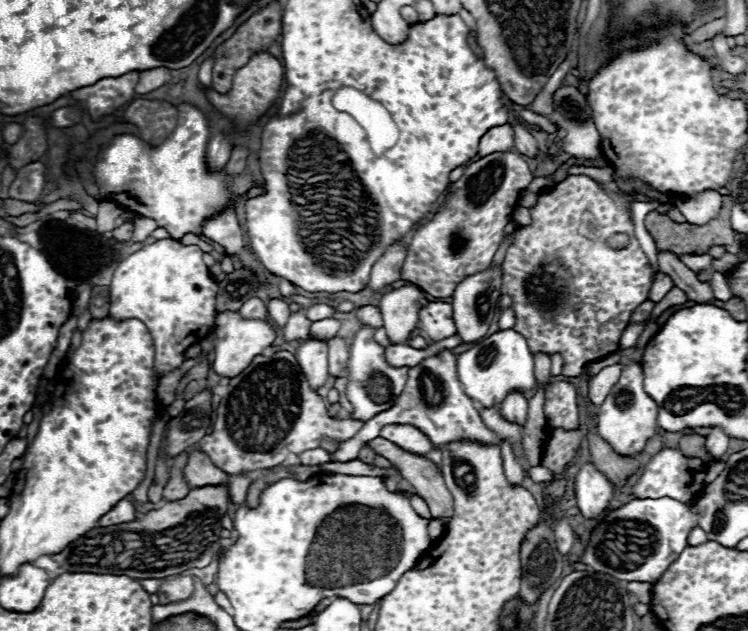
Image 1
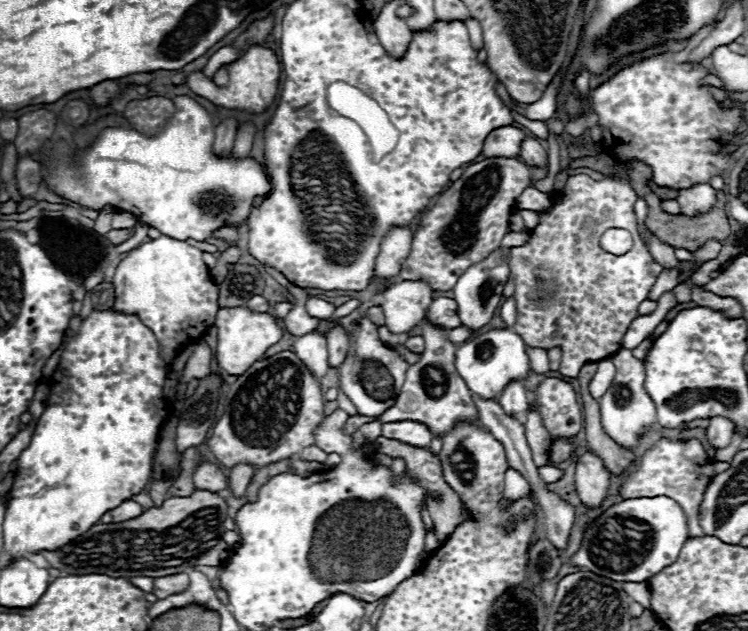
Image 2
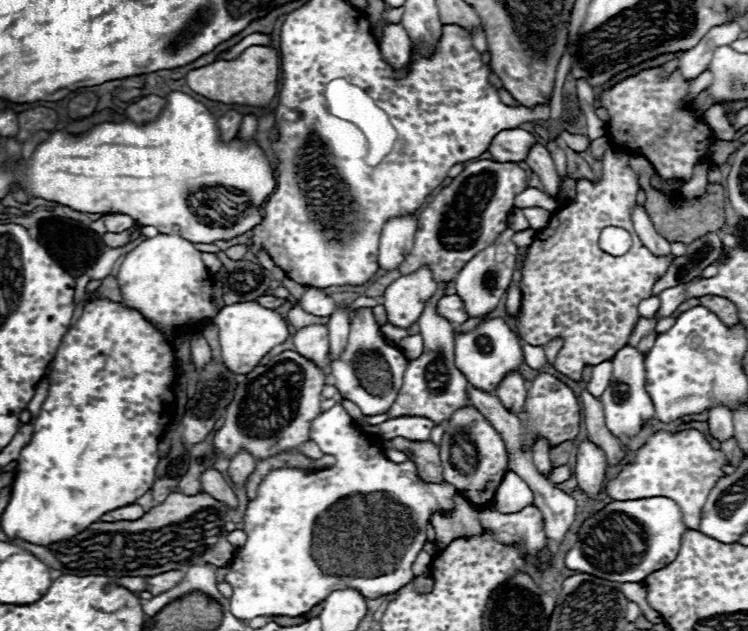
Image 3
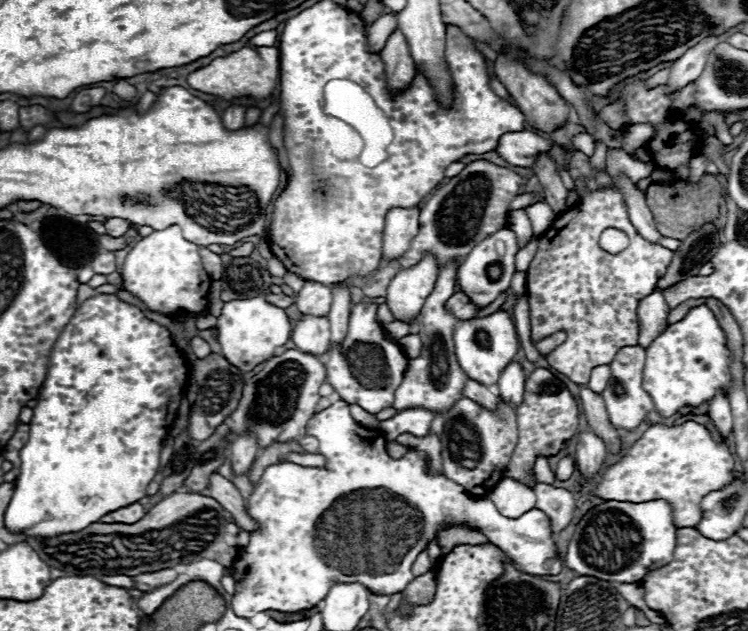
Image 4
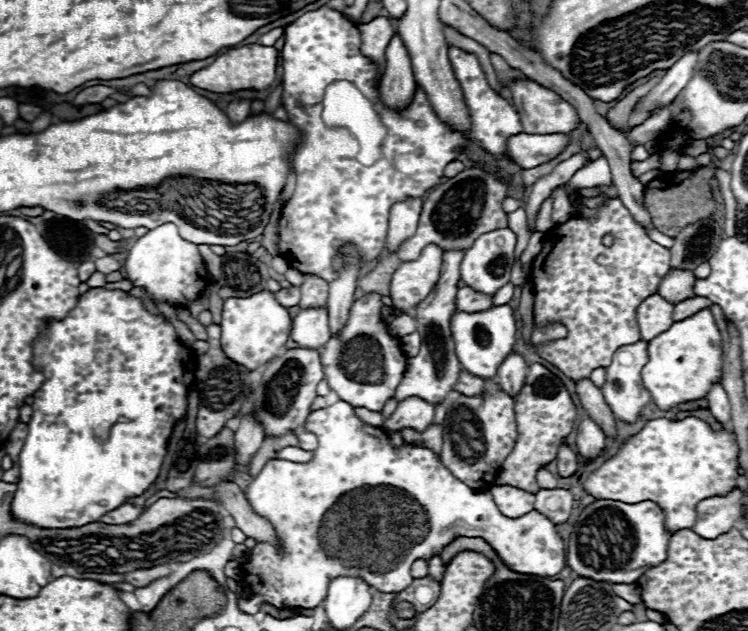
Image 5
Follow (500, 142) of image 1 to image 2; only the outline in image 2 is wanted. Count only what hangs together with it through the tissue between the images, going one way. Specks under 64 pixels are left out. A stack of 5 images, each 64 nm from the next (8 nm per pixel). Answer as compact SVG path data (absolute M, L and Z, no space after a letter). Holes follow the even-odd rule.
M504 126L488 134L482 154L488 158L520 158L522 140L528 134L514 126Z

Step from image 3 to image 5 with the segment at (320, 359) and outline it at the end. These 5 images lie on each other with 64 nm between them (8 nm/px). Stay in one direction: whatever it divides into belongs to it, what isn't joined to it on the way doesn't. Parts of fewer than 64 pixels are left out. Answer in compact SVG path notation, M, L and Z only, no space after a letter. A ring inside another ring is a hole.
M300 308L296 318L292 320L290 338L298 342L298 346L310 346L312 350L320 350L330 340L328 326L328 310L326 308Z

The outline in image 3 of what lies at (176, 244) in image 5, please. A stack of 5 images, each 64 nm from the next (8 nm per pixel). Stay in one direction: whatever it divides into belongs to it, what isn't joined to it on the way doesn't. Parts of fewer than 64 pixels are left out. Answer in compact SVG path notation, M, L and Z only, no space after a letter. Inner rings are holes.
M178 228L170 234L156 234L140 242L126 254L116 278L124 294L122 304L138 310L164 334L168 334L168 330L184 330L198 324L198 320L212 320L216 316L212 302L214 280L200 258L200 250L184 240Z

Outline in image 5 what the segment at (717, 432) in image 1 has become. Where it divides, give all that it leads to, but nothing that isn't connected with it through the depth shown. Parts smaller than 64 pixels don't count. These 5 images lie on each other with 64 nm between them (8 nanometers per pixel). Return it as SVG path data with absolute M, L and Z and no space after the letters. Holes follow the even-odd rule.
M720 382L712 384L712 388L710 388L706 398L708 398L708 410L712 412L712 416L718 422L726 424L730 420L730 402L728 402L728 396L726 396L722 384Z

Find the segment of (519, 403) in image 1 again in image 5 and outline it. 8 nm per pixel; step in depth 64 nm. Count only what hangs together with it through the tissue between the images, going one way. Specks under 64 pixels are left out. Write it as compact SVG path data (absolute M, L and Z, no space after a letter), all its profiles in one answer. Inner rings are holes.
M512 352L506 356L506 360L498 366L498 374L496 374L496 382L502 386L502 390L506 390L510 396L516 396L526 380L526 372L528 372L528 364L524 360L522 354Z

